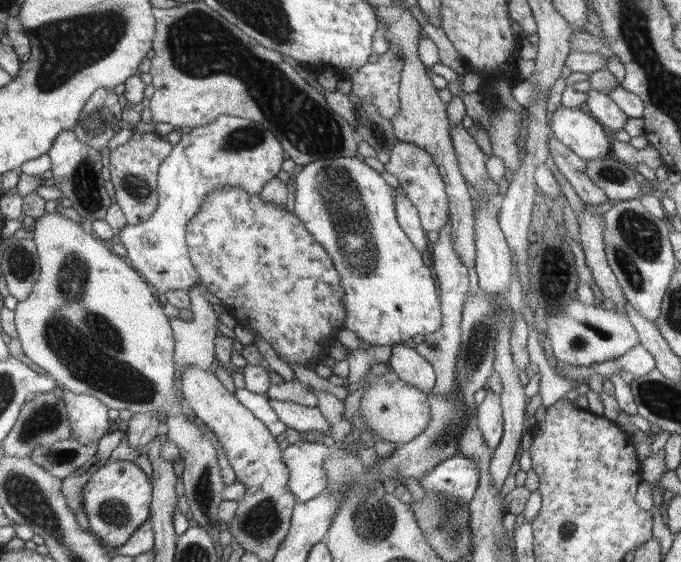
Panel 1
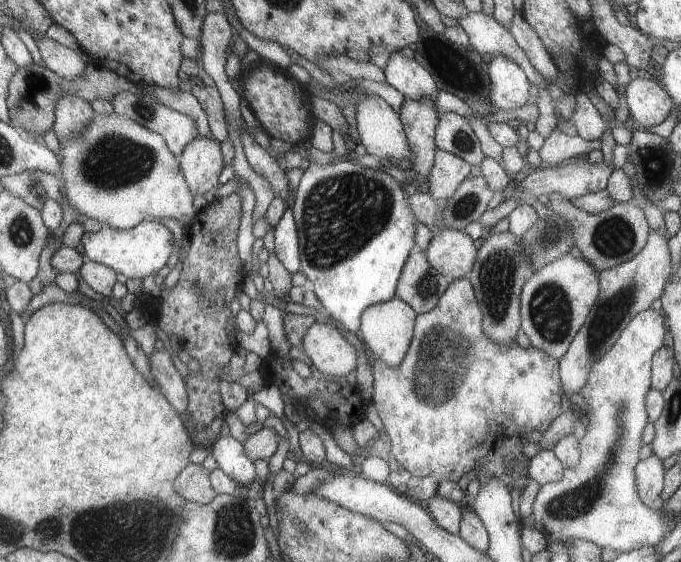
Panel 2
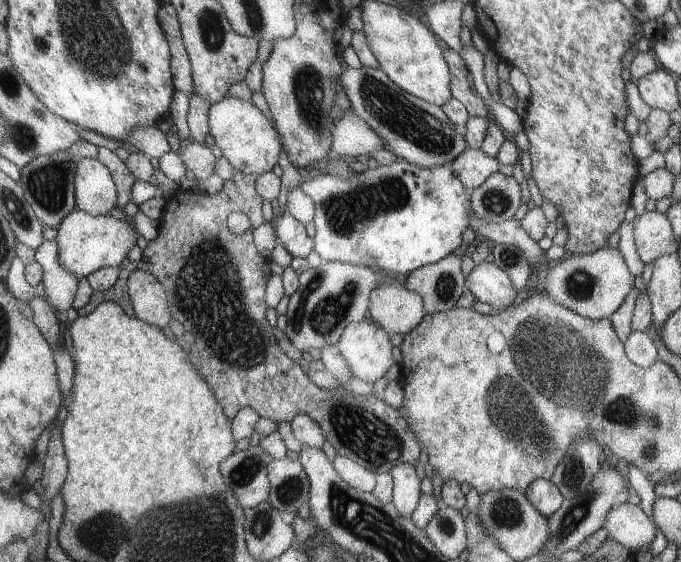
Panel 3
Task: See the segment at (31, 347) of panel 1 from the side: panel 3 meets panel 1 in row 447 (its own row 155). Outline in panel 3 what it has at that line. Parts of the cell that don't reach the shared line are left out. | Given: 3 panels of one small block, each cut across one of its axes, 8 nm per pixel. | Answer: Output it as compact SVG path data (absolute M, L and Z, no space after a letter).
M198 141L186 142L177 151L184 162L184 166L190 172L194 172L198 179L206 179L212 176L215 171L218 158L212 154L210 148Z

